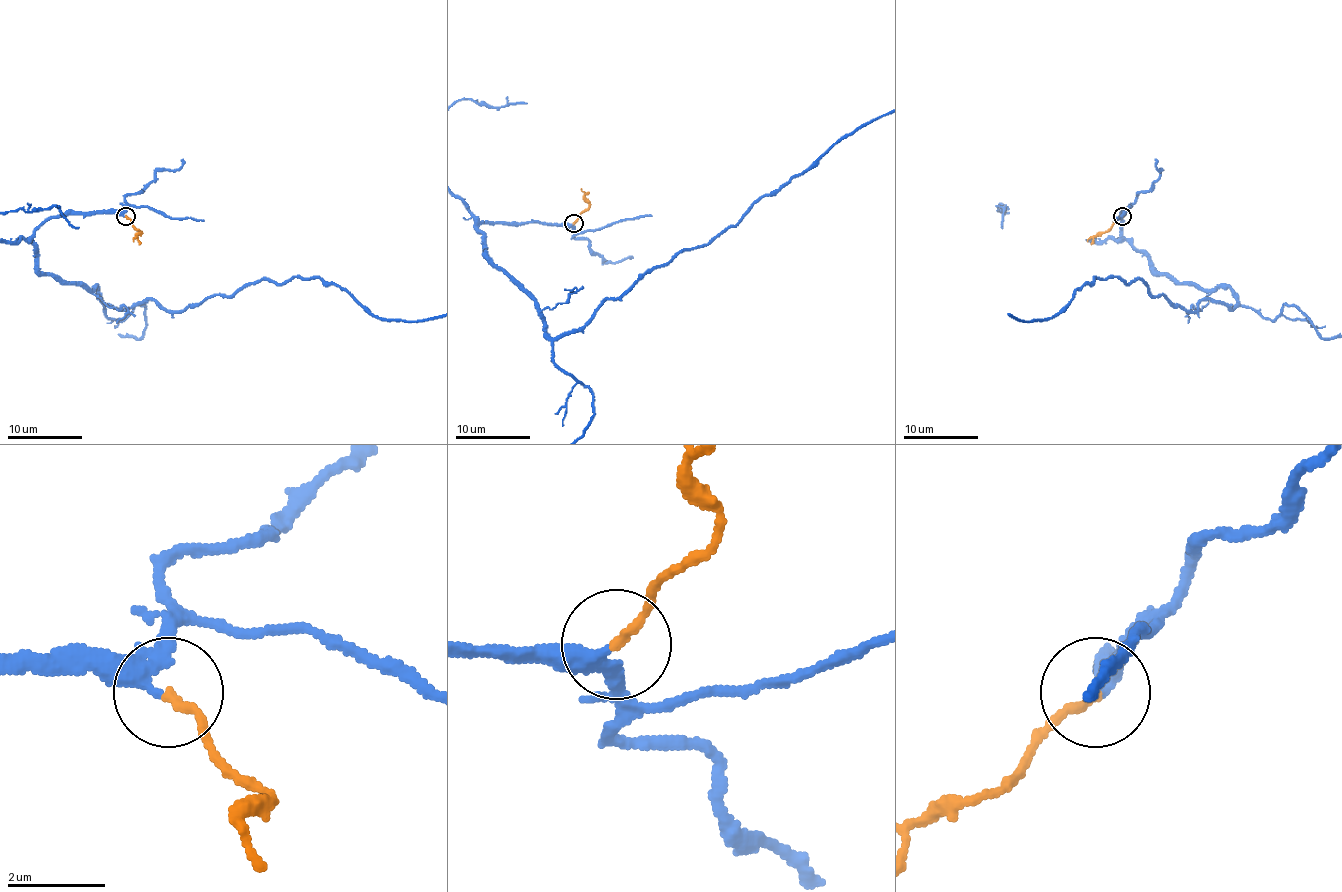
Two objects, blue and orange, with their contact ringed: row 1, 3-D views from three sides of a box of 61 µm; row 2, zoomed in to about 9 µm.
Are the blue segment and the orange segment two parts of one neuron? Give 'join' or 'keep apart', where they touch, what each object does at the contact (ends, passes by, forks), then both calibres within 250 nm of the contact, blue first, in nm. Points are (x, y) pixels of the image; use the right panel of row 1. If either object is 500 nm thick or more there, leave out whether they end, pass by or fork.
join; at (1122, 216); blue forks there; orange ends there; 200 nm thick on the blue side, 190 nm on the other

